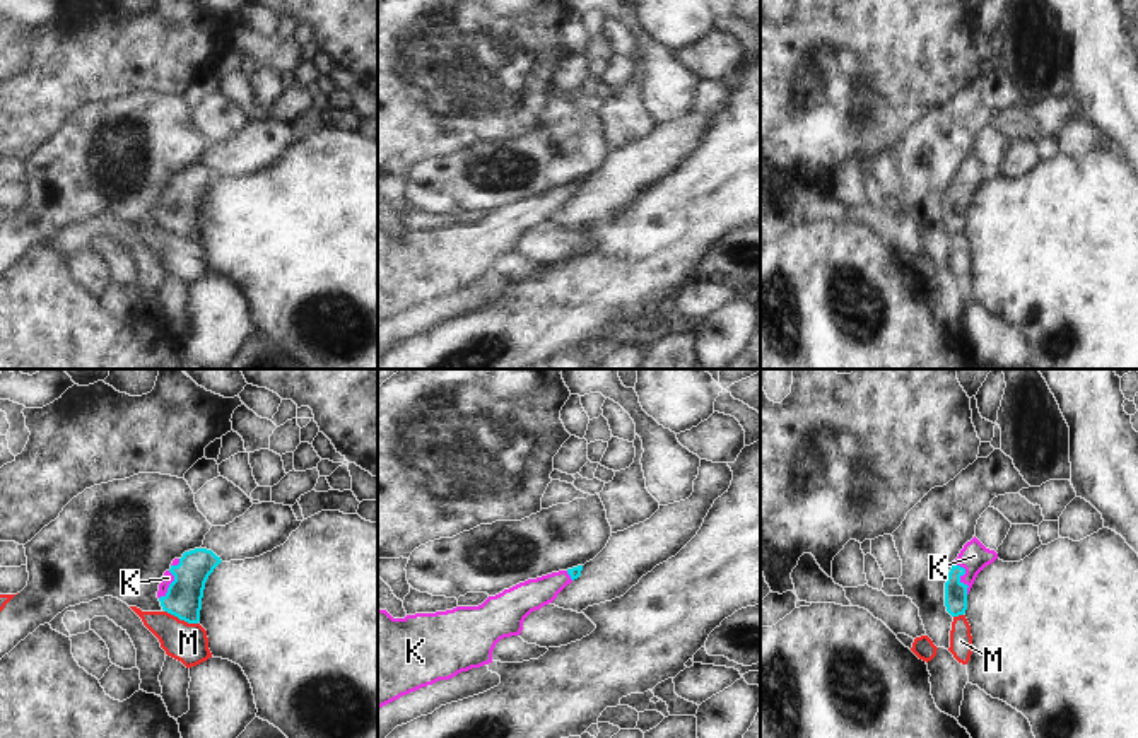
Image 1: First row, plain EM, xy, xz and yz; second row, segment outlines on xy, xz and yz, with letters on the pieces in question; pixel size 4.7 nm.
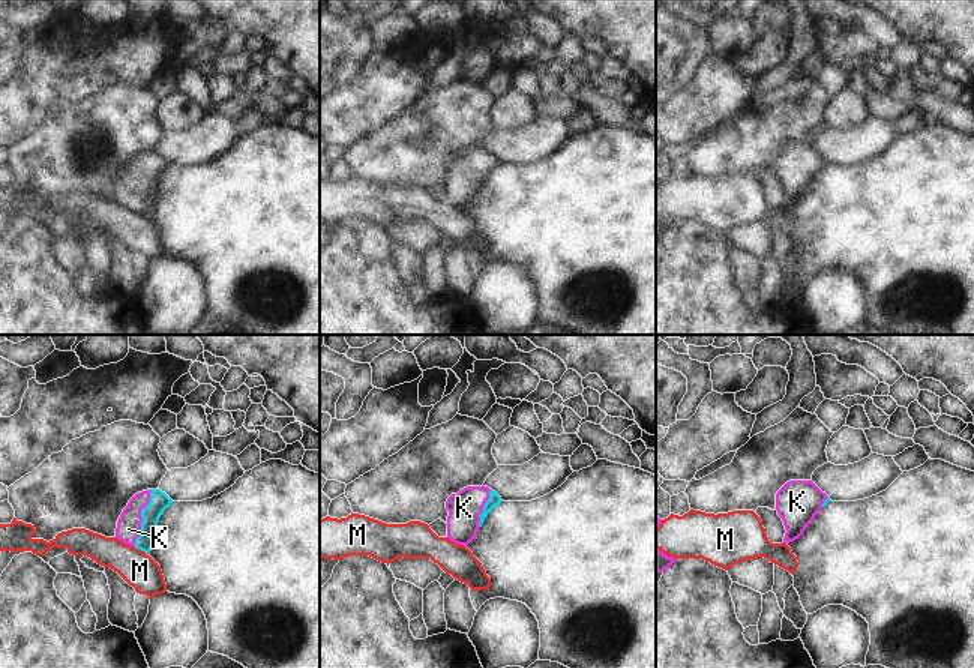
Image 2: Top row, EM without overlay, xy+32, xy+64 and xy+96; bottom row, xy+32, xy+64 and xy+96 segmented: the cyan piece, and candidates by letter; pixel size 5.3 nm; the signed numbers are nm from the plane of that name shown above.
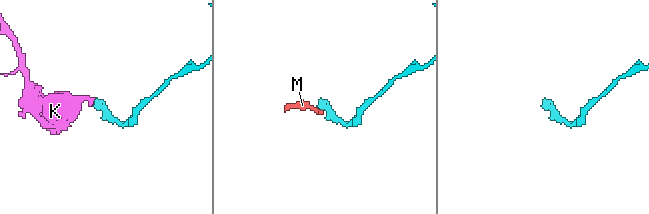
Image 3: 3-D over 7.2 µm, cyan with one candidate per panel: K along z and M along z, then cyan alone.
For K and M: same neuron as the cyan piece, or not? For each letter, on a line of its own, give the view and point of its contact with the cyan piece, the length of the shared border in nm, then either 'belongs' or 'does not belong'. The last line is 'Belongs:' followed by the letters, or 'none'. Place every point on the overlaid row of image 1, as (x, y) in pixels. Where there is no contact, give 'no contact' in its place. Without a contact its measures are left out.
K: contact yz (962, 574); length 160 nm; belongs
M: contact xy (181, 619); length 170 nm; does not belong
Belongs: K

